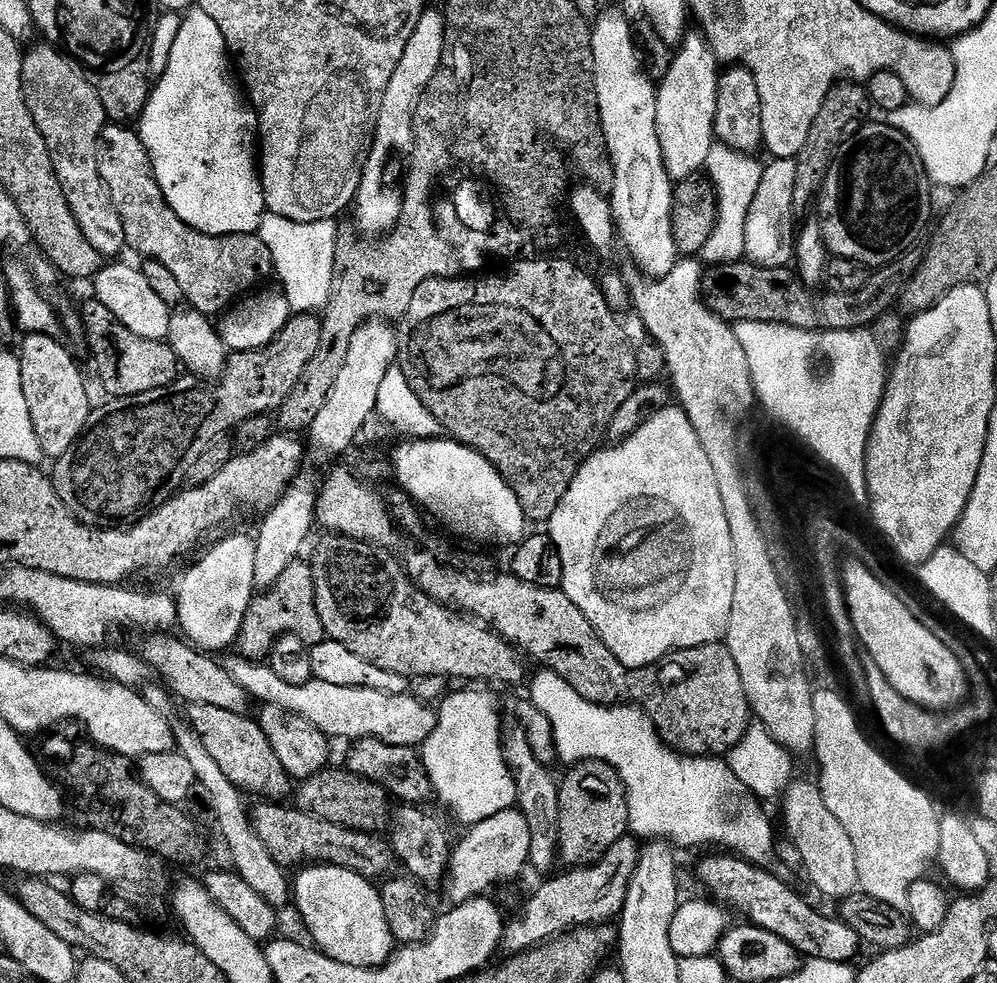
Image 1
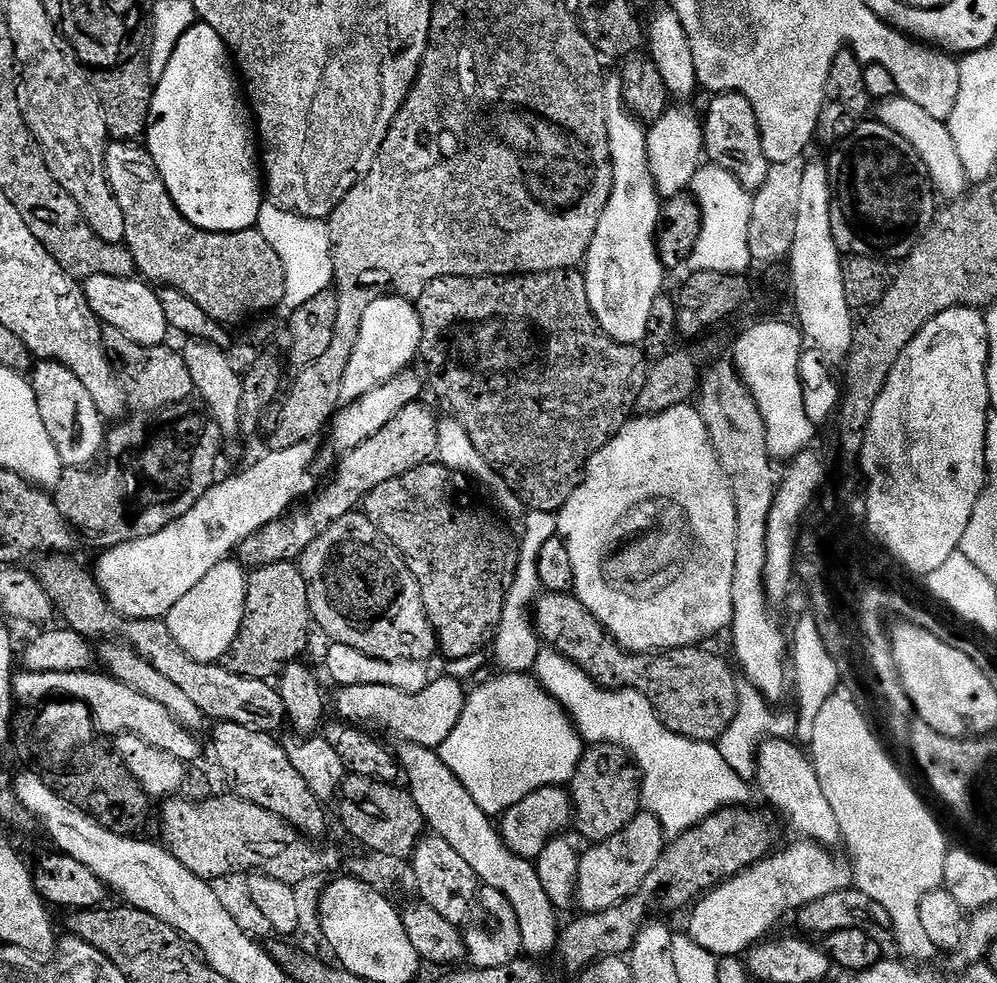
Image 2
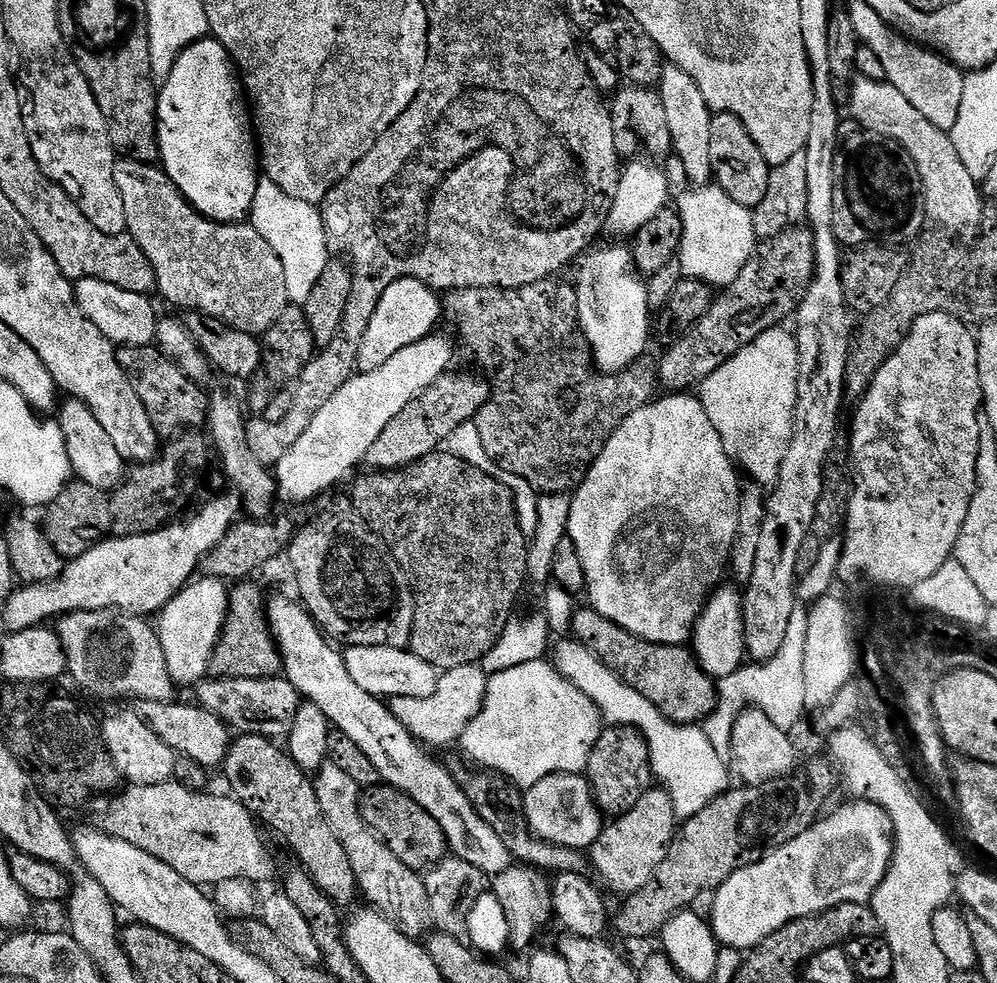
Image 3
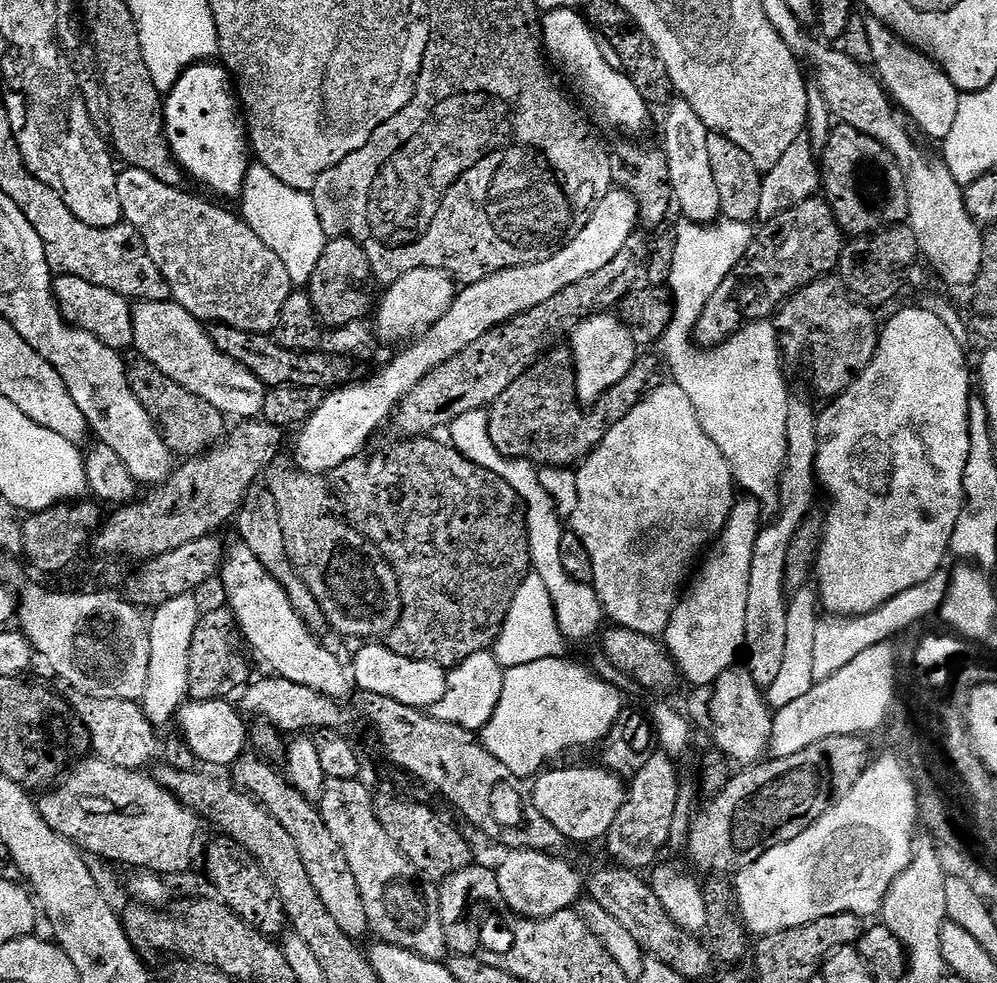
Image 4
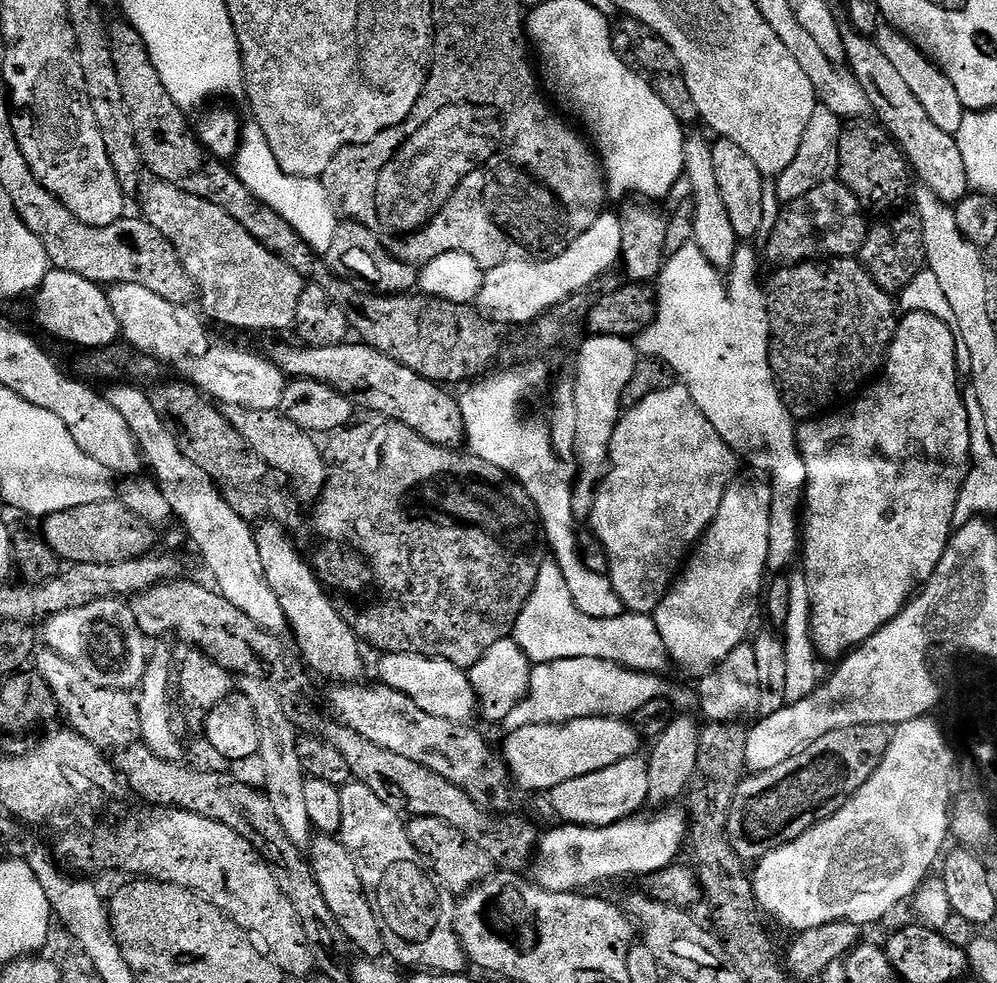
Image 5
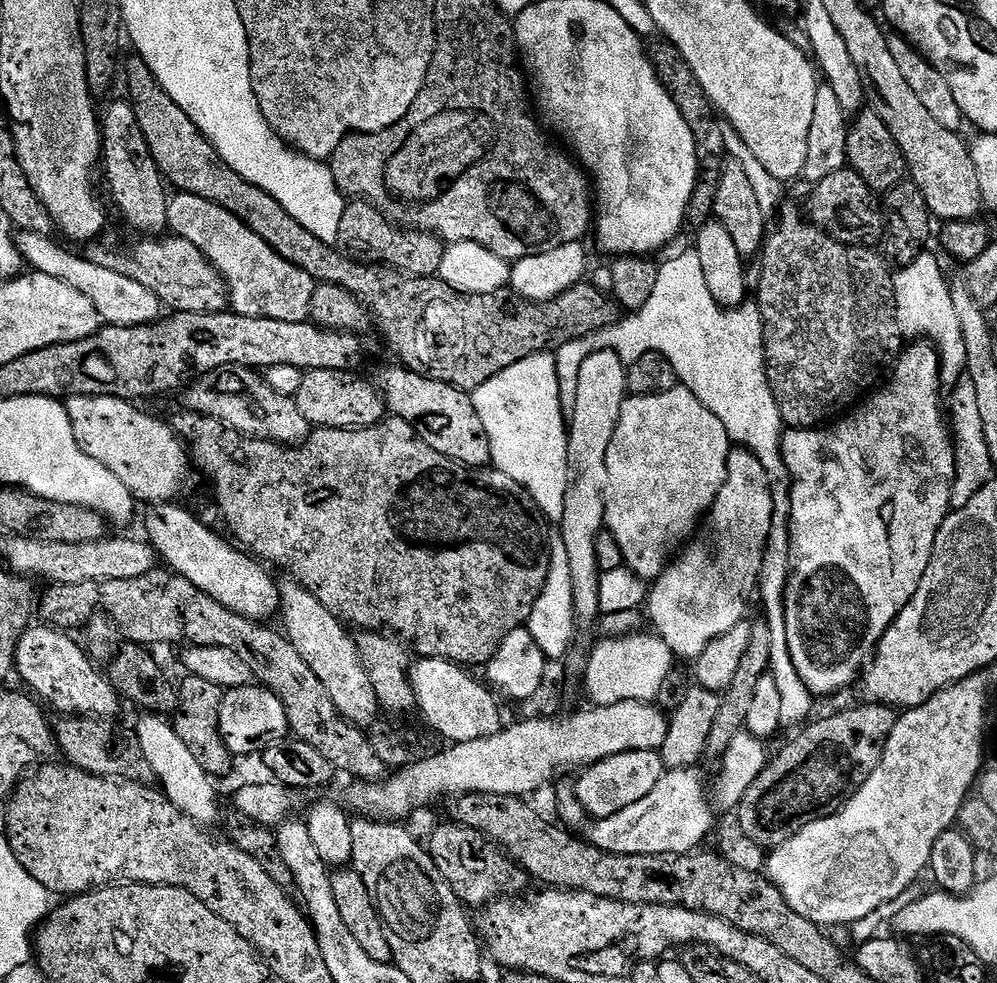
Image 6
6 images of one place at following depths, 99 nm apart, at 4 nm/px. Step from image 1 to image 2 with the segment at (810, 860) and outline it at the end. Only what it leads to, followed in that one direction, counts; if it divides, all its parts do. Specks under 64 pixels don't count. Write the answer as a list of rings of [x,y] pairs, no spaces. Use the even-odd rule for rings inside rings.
[[[768,738],[759,745],[758,751],[755,753],[756,773],[754,775],[754,784],[760,787],[760,792],[788,819],[788,824],[803,839],[811,840],[817,844],[825,846],[833,846],[832,844],[840,844],[842,837],[840,827],[838,826],[838,818],[834,818],[834,810],[830,810],[830,802],[826,802],[826,794],[822,794],[822,786],[818,782],[818,774],[816,767],[812,765],[811,759],[807,755],[804,756],[798,749],[792,745],[793,741],[788,738]]]

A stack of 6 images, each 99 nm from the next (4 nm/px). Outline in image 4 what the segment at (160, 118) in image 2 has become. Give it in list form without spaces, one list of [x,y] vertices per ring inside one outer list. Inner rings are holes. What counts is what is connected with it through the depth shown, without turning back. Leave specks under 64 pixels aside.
[[[223,63],[193,64],[167,93],[164,127],[168,129],[172,152],[185,173],[188,171],[198,183],[213,188],[220,196],[239,197],[250,167],[250,137],[233,88],[234,77]]]

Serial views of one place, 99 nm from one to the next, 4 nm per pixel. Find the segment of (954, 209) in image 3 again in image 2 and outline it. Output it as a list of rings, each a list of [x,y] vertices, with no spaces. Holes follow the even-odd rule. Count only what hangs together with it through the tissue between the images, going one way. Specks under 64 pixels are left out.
[[[901,94],[879,101],[875,105],[874,116],[913,147],[918,158],[924,163],[932,188],[940,196],[942,194],[948,196],[947,198],[959,198],[969,191],[970,181],[966,168],[962,166],[962,158],[958,155],[958,148],[954,146],[954,138],[950,138],[950,130],[945,121],[929,115],[928,111],[922,110],[921,106]]]

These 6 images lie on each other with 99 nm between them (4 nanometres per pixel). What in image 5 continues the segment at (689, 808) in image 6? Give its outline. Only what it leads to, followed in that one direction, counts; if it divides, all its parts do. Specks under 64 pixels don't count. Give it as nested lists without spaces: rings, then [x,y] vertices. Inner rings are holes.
[[[664,806],[653,816],[637,814],[629,816],[627,820],[619,820],[617,824],[602,826],[601,828],[591,828],[581,824],[557,823],[557,828],[552,828],[548,833],[541,835],[538,840],[538,847],[531,865],[531,879],[540,888],[547,892],[580,892],[581,890],[592,890],[599,880],[616,880],[619,876],[637,876],[643,878],[652,872],[657,872],[663,868],[671,868],[677,863],[680,847],[685,847],[689,839],[689,817],[683,807]]]

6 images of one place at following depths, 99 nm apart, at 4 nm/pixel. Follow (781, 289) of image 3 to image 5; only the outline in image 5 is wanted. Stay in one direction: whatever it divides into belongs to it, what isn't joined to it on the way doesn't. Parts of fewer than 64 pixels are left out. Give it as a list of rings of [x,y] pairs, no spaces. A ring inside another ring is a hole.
[[[839,178],[827,180],[781,207],[778,222],[763,245],[762,256],[772,266],[816,262],[821,258],[852,258],[866,242],[869,227],[869,217],[860,207],[859,198]]]

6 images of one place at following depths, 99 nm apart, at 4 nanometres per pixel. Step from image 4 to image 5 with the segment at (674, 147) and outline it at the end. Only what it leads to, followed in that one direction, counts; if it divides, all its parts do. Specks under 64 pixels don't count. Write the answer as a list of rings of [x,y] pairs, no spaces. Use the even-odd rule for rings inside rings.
[[[689,135],[684,142],[684,176],[686,184],[692,187],[690,199],[694,204],[694,232],[691,243],[706,254],[706,262],[721,270],[731,269],[736,262],[738,237],[734,234],[734,225],[726,214],[726,205],[722,203],[722,194],[718,191],[718,178],[714,178],[714,154],[712,144],[700,136]]]

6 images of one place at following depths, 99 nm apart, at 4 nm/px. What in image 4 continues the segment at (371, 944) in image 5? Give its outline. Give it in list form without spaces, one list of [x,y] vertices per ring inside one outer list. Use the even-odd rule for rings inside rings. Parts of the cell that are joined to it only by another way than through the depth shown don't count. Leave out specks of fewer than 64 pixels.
[[[245,754],[236,761],[234,771],[234,780],[239,787],[248,795],[255,796],[271,812],[282,814],[286,830],[290,830],[290,834],[296,839],[302,862],[306,862],[310,880],[326,902],[326,908],[333,915],[334,922],[338,922],[338,926],[346,930],[351,940],[363,941],[363,936],[370,932],[364,895],[356,881],[356,873],[352,871],[352,865],[348,863],[348,856],[340,844],[340,837],[326,819],[325,813],[321,809],[319,812],[317,805],[305,798],[289,777],[283,771],[280,773],[268,760],[259,760],[256,756]]]

